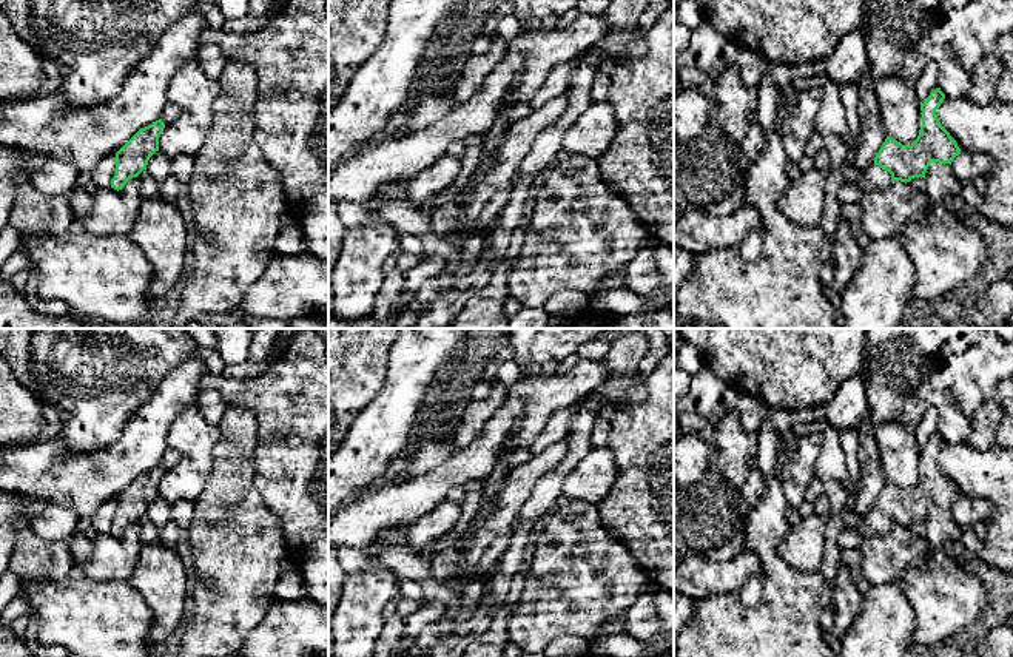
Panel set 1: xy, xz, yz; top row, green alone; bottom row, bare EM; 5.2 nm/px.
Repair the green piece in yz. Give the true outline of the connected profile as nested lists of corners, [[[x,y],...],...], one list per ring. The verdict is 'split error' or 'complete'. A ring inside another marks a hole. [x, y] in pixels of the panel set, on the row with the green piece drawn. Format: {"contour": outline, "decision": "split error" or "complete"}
{"contour": [[[941,88],[930,93],[920,103],[922,126],[917,139],[911,145],[902,145],[893,137],[887,137],[874,162],[862,171],[856,182],[865,193],[885,188],[894,180],[910,182],[924,177],[931,162],[950,163],[961,154],[961,148],[950,133],[941,125],[936,111],[945,94]]], "decision": "split error"}

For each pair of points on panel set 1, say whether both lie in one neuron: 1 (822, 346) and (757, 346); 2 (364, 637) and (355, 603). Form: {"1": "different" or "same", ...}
{"1": "same", "2": "same"}

